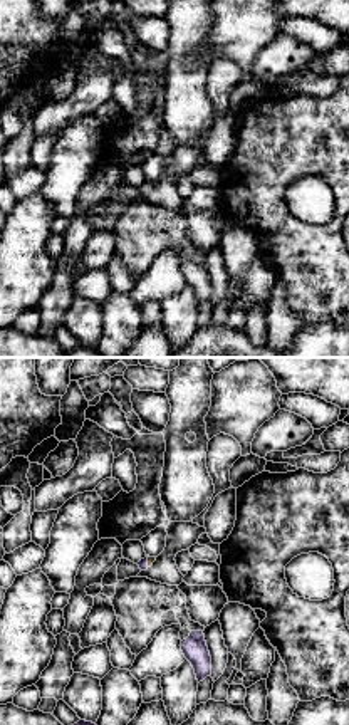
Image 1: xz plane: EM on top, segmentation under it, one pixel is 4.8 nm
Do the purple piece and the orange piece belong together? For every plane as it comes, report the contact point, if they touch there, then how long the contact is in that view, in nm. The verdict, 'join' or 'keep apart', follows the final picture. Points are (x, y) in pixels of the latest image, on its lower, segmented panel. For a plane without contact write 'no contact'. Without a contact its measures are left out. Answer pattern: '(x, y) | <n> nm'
(146, 561) | 60 nm

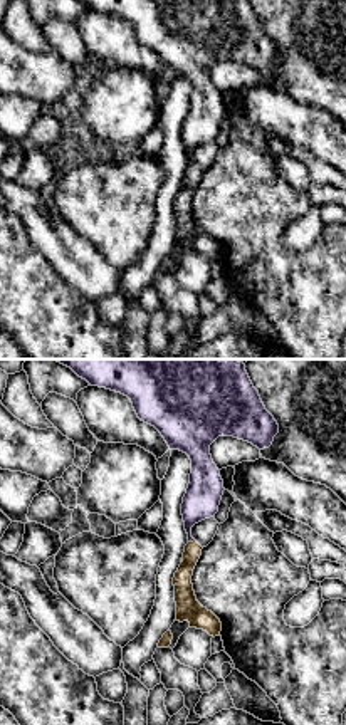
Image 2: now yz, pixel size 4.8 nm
(190, 541) | 40 nm

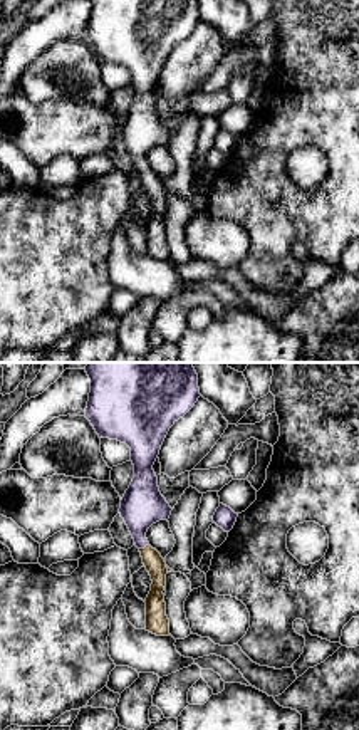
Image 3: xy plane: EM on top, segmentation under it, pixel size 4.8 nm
(143, 547) | 60 nm

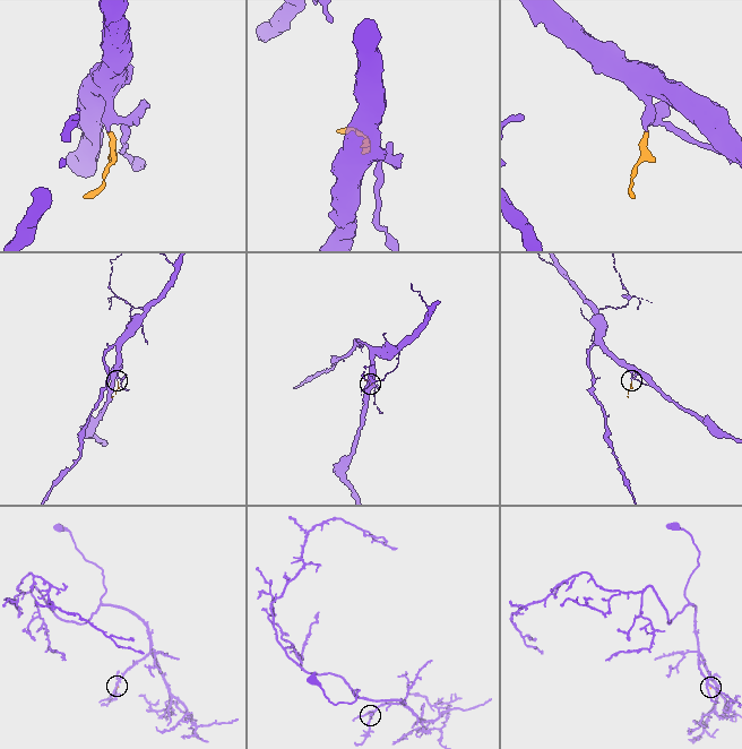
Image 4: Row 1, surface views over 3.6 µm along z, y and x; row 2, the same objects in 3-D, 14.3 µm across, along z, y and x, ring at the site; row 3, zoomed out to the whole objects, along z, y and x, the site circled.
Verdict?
join

